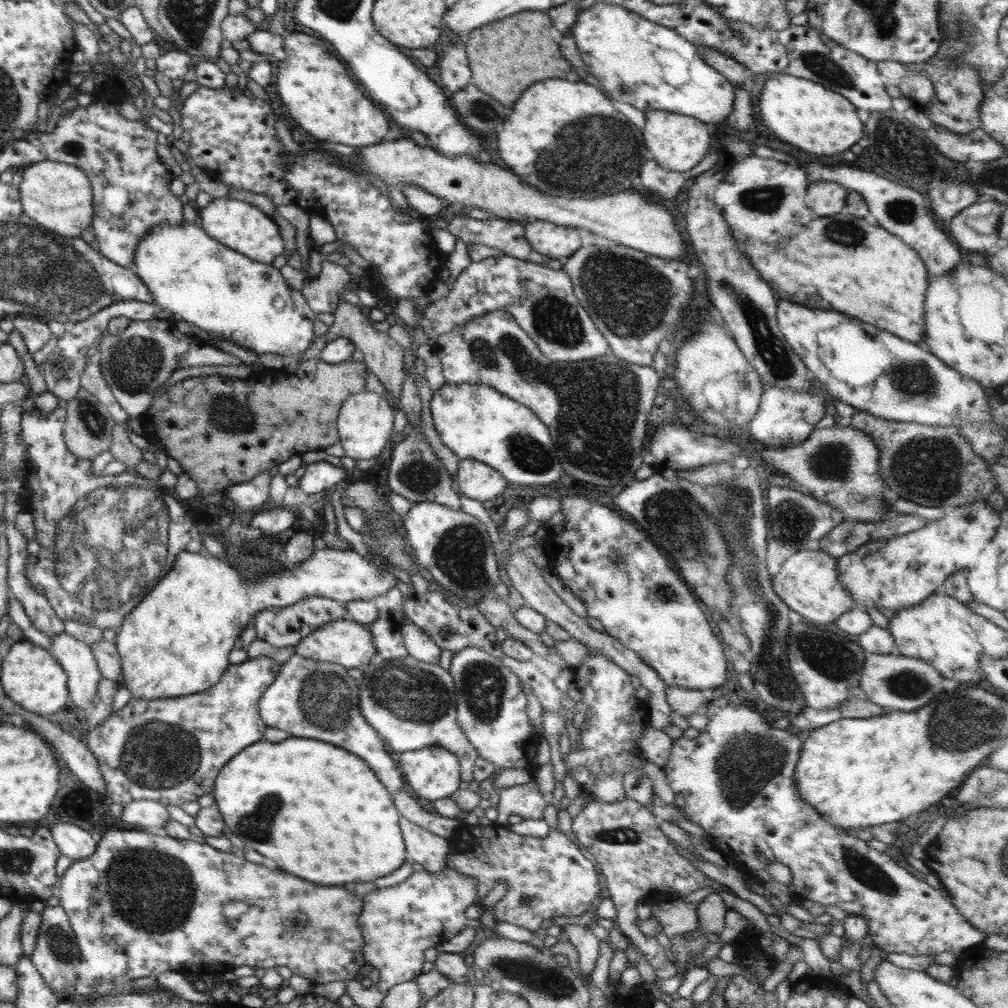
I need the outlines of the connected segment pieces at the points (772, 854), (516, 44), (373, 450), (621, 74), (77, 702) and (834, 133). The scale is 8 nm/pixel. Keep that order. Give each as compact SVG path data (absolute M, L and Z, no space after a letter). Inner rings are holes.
M707 701L705 715L708 724L697 737L673 741L668 762L663 767L666 782L674 791L676 806L685 812L686 819L704 828L713 849L742 871L747 881L760 880L761 884L769 886L773 878L768 873L768 864L780 862L788 866L793 876L794 897L813 900L824 907L834 905L849 915L864 918L868 921L874 947L884 953L936 956L951 952L960 958L966 950L983 944L984 933L964 920L938 889L899 866L892 852L880 852L854 834L839 829L798 796L795 768L804 737L791 733L785 724L777 725L773 717L766 719L740 705L720 707Z
M524 10L513 16L490 22L482 28L471 30L466 38L466 54L472 72L470 84L478 86L482 92L490 94L506 108L510 108L524 88L544 78L564 78L578 82L582 76L568 70L568 64L560 64L562 56L558 52L558 44L550 38L550 18L538 10Z
M364 390L348 396L341 404L337 418L337 430L345 456L362 461L380 456L391 440L395 411L386 398L372 391Z
M599 2L589 7L588 10L577 14L576 23L573 25L573 37L580 58L583 59L589 73L600 81L607 96L611 96L618 102L632 104L642 112L663 110L696 118L706 124L708 122L720 124L729 117L733 111L735 97L732 84L723 74L720 74L719 70L712 68L701 57L688 39L668 27L648 22L646 18L628 12L626 8L616 3ZM664 78L692 78L692 80L682 84L680 88L674 88Z
M65 630L55 634L50 652L67 674L69 698L74 706L88 714L97 696L102 675L98 670L93 650L85 642L76 640Z
M771 73L758 102L760 120L776 138L808 154L830 156L848 150L862 138L863 114L844 96L816 82L790 75Z

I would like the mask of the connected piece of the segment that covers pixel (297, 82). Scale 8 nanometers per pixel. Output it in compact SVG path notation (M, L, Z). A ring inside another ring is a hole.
M296 32L296 34L288 34L283 38L283 48L286 53L284 64L276 68L276 88L278 96L282 99L284 106L288 106L288 114L292 114L292 118L312 136L316 136L318 140L328 140L328 142L338 142L338 144L348 144L348 146L372 146L382 142L382 136L386 136L386 132L390 130L386 116L376 108L376 104L372 104L356 86L356 82L348 76L346 66L334 56L330 54L330 50L318 40L312 38L308 34Z

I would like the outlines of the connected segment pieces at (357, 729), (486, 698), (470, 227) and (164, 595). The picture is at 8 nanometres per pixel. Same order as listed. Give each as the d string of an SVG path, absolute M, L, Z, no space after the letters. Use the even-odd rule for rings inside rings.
M294 653L288 661L281 664L275 681L262 693L258 701L259 715L267 727L286 731L298 738L316 738L322 742L344 748L368 762L372 772L380 778L380 782L388 788L390 794L403 790L405 777L398 768L398 762L384 749L383 738L370 726L364 715L360 713L358 680L350 678L348 670L341 664L318 662Z
M475 646L455 652L448 672L454 682L458 724L479 757L495 764L497 771L502 768L524 768L536 776L540 768L536 751L542 736L530 724L526 714L526 694L520 687L518 676L499 658Z
M457 216L450 220L448 231L454 234L454 236L461 238L466 245L474 243L483 244L490 248L500 249L505 255L512 258L534 263L534 254L537 252L531 248L530 243L526 240L524 224L517 221L499 219L494 216L490 216L486 220Z
M315 549L315 551L302 562L298 564L283 565L282 570L274 572L274 574L264 574L262 578L253 580L252 582L245 583L238 571L232 567L229 562L224 562L224 559L219 559L208 553L193 553L192 551L182 551L177 554L172 569L165 574L157 585L138 603L138 606L134 607L132 612L127 614L127 617L123 620L121 628L117 632L116 637L116 648L121 658L123 668L123 678L118 681L118 686L126 687L130 690L131 695L135 699L159 699L159 698L172 698L179 696L188 696L189 694L196 694L200 691L206 690L208 687L214 686L219 680L222 674L224 674L225 668L228 668L230 662L228 661L228 654L233 649L236 638L240 637L242 632L246 630L246 627L251 624L252 618L255 617L259 612L266 610L267 608L282 608L283 606L290 606L294 602L300 602L301 598L305 596L325 596L338 602L350 602L362 600L374 600L377 596L384 594L390 587L396 587L400 580L398 580L394 574L391 573L390 564L381 560L380 566L376 567L371 562L366 561L359 553L356 553L353 549L351 550L340 550L340 549Z

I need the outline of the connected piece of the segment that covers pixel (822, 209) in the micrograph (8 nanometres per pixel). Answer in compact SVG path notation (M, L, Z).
M816 182L808 185L807 192L806 206L820 217L843 212L849 191L836 182Z

